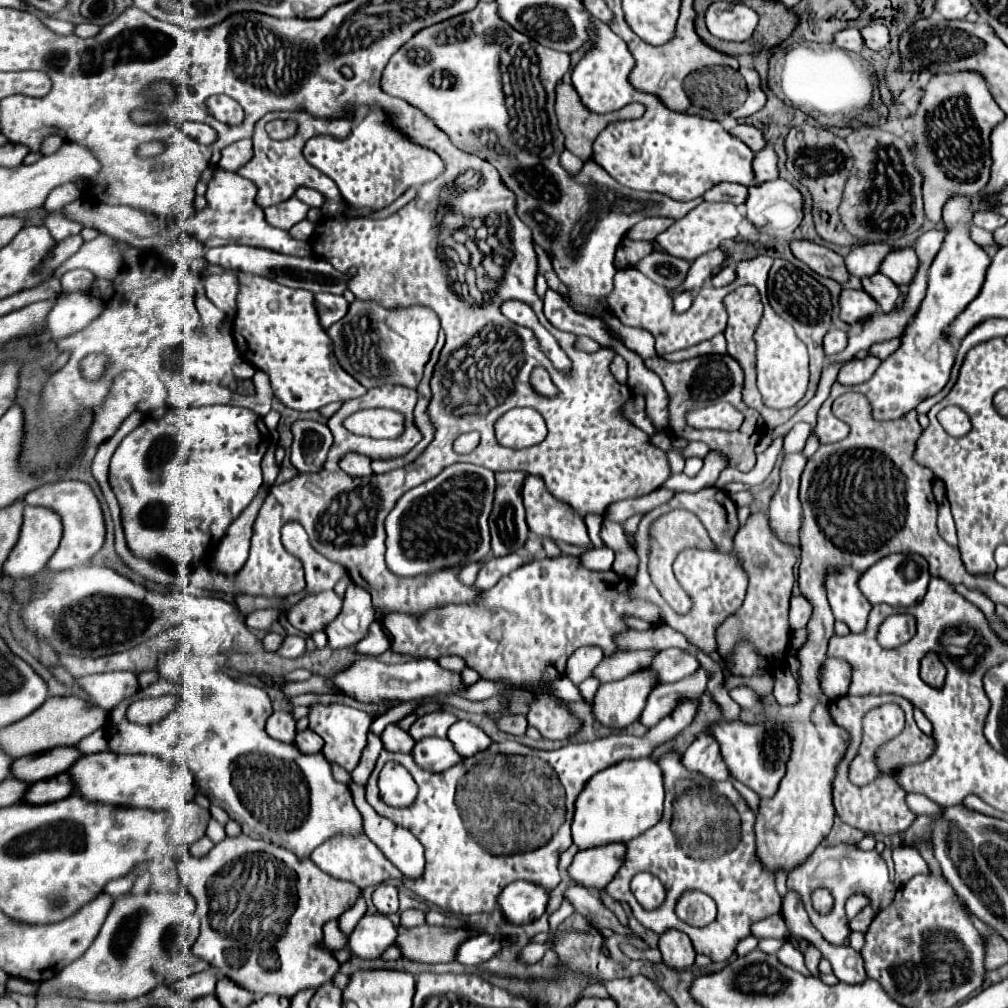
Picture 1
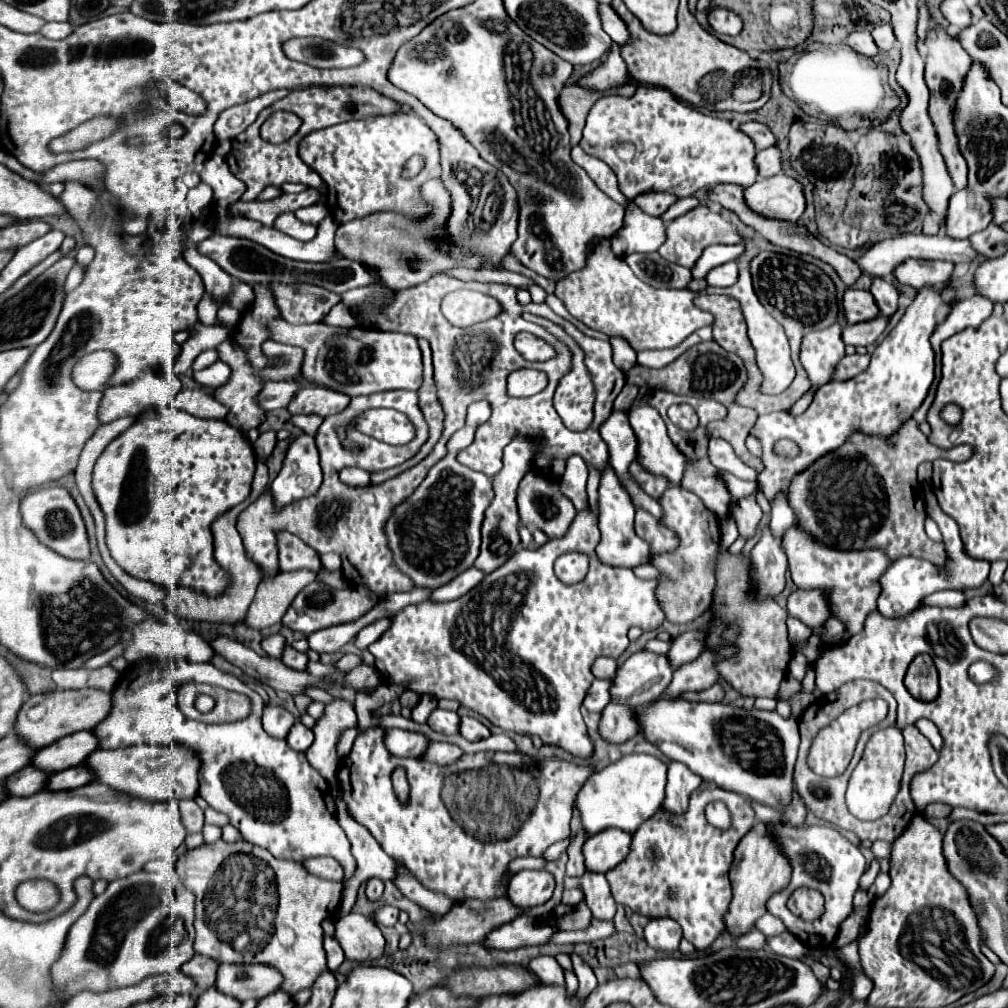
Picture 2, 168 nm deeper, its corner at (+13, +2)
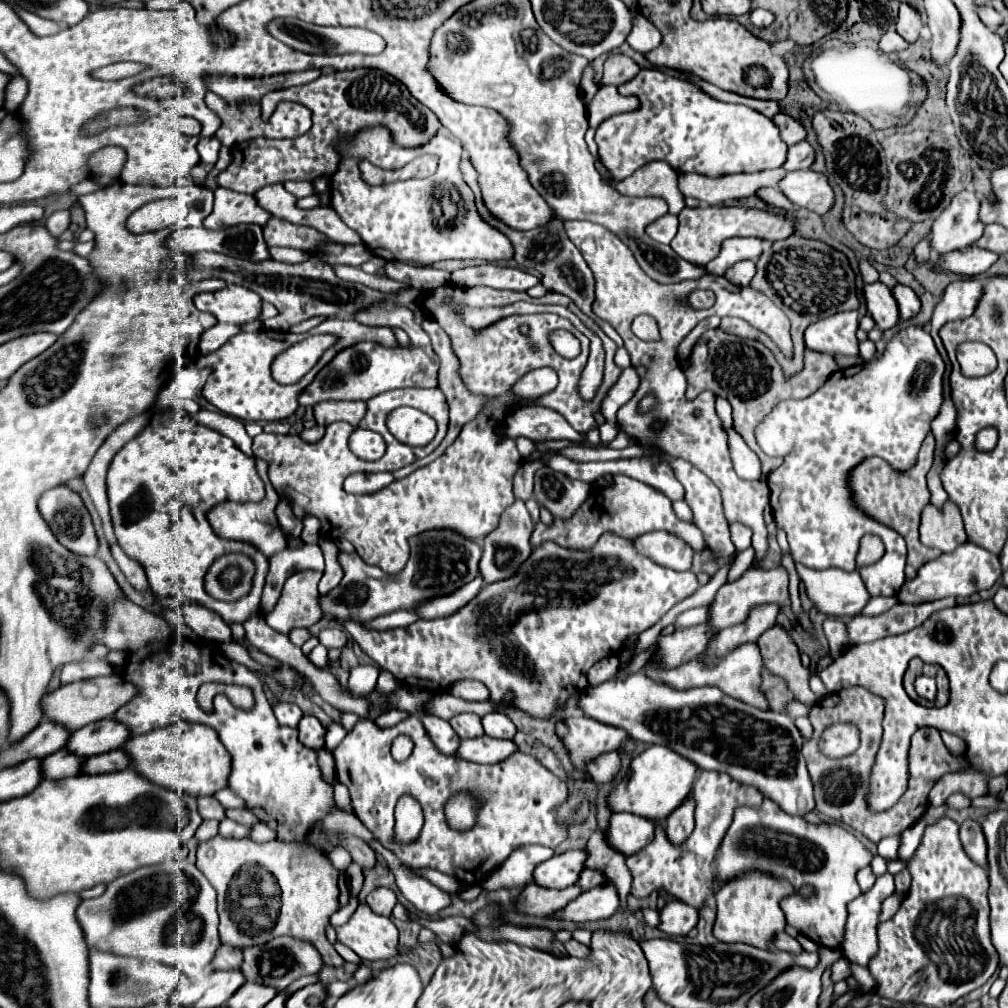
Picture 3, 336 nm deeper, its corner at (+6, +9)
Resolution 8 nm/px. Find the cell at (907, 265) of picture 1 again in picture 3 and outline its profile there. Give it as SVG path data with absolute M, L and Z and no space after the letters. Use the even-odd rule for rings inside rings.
M968 246L964 250L956 250L956 252L946 254L942 258L942 262L938 264L938 270L964 274L964 276L976 276L976 274L988 270L998 258L1000 258L1000 254L996 254L992 250Z

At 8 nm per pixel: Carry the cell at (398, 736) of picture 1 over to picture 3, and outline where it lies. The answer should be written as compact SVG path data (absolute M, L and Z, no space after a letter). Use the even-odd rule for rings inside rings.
M424 714L422 724L440 752L444 752L446 756L456 754L456 748L460 746L460 736L452 730L452 726L446 720L442 720L434 714Z

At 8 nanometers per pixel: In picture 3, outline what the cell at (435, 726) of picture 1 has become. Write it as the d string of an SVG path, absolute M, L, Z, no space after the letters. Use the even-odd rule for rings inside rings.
M458 714L450 718L450 726L456 730L460 738L478 738L484 736L484 728L480 724L480 716L476 714Z

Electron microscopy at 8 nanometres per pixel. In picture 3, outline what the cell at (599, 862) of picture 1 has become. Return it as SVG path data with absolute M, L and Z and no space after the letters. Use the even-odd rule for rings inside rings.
M624 812L624 814L612 814L606 836L612 848L630 856L640 848L644 848L648 840L652 840L654 830L656 830L654 820L650 822L650 820L644 820L642 816Z

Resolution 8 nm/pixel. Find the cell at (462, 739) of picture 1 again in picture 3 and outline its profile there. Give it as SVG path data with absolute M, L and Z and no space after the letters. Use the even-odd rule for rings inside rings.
M494 712L494 714L486 714L482 716L482 726L484 732L492 738L504 738L504 740L512 740L514 734L518 732L516 726L512 724L512 720L502 714L502 712Z

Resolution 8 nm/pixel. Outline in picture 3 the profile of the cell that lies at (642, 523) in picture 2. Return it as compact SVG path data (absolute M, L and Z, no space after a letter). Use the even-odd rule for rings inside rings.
M616 474L612 484L606 488L598 488L592 492L592 496L578 508L578 512L568 518L554 518L554 522L550 526L536 522L536 528L532 532L532 544L540 546L548 540L566 546L566 548L592 548L592 544L596 544L596 540L604 534L604 532L612 532L620 538L638 538L646 532L654 532L654 530L664 530L670 534L676 534L682 540L688 540L688 544L702 552L706 550L702 532L690 524L690 522L682 522L672 508L672 502L658 492L656 488L650 488L648 484L642 484L634 478L628 478L624 474Z

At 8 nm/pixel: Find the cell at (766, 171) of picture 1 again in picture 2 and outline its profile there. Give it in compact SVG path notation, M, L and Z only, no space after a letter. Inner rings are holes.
M777 147L757 151L755 163L757 163L757 173L759 173L761 179L777 175L781 171L781 153L779 153Z

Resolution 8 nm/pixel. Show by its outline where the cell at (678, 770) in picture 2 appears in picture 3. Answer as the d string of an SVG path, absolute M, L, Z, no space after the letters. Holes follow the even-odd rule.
M686 800L666 818L666 834L672 844L684 844L694 828L694 800Z

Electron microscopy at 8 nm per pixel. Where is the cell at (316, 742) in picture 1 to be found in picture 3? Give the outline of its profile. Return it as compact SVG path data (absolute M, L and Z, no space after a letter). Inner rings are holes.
M302 716L300 724L298 724L298 738L304 746L314 748L314 750L322 748L324 736L326 736L326 728L320 724L320 720L316 716Z

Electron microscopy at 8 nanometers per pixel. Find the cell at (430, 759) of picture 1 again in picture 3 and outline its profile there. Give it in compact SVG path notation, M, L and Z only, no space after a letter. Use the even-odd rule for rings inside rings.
M490 736L480 738L468 738L460 742L458 758L478 762L478 764L498 764L500 760L506 760L518 750L518 746L512 740L498 740Z

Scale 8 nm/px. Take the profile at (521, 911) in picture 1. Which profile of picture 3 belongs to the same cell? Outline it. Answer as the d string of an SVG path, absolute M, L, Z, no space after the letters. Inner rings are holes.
M568 850L560 856L552 856L534 870L534 882L544 888L568 888L578 882L584 860L584 850Z

